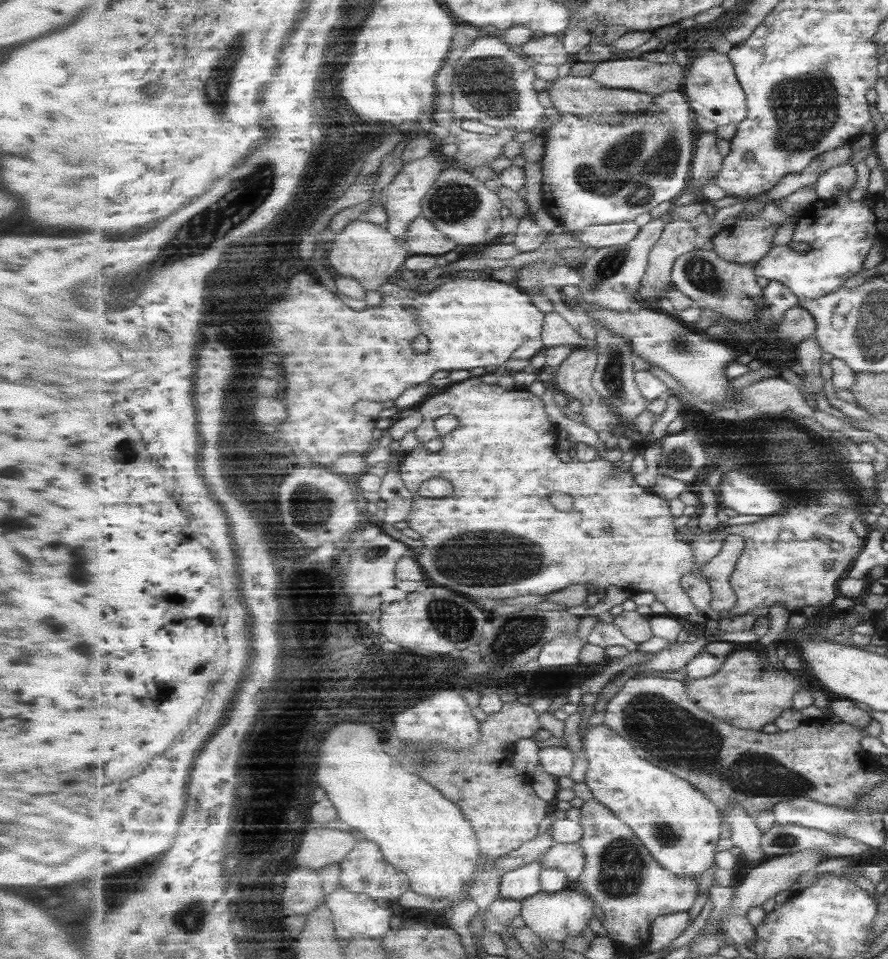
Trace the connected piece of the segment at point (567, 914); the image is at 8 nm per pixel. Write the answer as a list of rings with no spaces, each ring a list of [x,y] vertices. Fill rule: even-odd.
[[[569,889],[553,894],[539,892],[535,896],[521,900],[521,902],[521,916],[526,926],[543,940],[555,940],[555,942],[562,943],[589,929],[589,922],[595,916],[595,906],[597,906],[587,892],[582,893]]]

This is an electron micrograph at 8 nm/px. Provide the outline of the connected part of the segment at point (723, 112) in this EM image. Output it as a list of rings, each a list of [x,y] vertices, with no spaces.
[[[709,51],[692,59],[683,84],[683,92],[688,96],[696,116],[703,116],[718,126],[738,125],[748,115],[746,92],[739,83],[735,68],[728,53]]]

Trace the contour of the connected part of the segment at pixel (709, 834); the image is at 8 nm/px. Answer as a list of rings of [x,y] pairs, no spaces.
[[[604,722],[597,726],[589,725],[583,737],[583,745],[589,764],[585,782],[593,798],[606,804],[622,821],[625,821],[663,868],[677,876],[698,879],[703,872],[716,866],[717,842],[721,840],[725,824],[722,812],[719,812],[719,808],[709,796],[699,792],[689,780],[645,760],[635,752],[630,740],[611,730]]]

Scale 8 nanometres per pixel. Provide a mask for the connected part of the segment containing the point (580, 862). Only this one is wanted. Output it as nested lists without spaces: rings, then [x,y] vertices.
[[[556,843],[542,855],[542,865],[562,870],[570,881],[578,881],[586,865],[585,853],[579,843]]]

